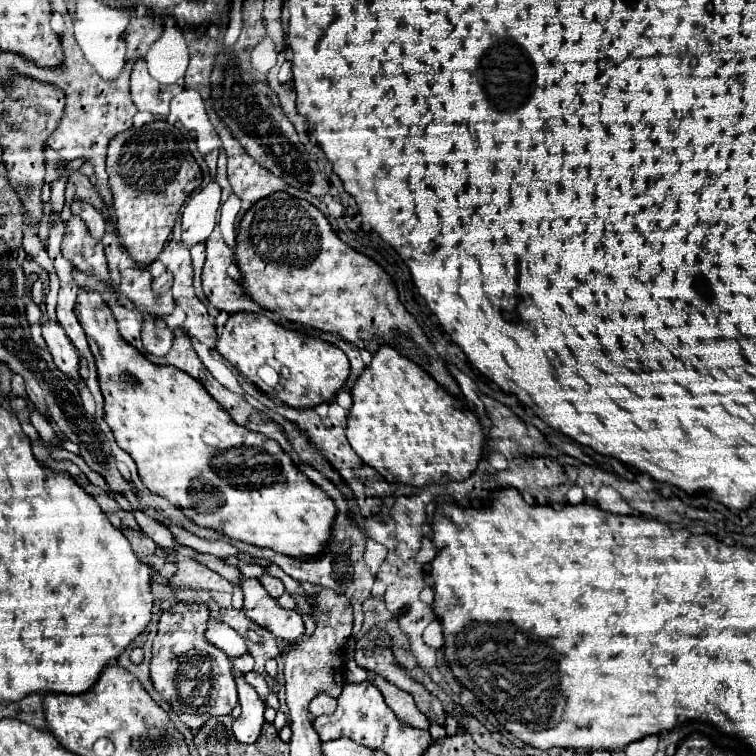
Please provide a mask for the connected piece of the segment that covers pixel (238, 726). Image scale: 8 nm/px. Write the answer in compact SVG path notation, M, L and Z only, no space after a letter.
M234 670L234 680L236 680L236 688L238 688L238 700L242 706L242 714L240 718L234 720L234 736L238 742L246 742L252 744L254 740L258 740L258 732L264 724L264 702L258 698L256 690L244 680L244 674Z

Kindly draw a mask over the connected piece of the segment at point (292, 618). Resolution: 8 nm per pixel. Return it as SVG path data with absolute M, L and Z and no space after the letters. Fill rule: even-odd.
M240 576L240 586L244 592L244 612L254 624L270 630L286 644L296 644L302 638L304 620L298 612L280 608L256 578Z

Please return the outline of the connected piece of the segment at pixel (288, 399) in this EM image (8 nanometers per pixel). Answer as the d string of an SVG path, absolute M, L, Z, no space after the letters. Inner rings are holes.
M236 312L228 318L224 332L216 342L216 350L232 366L236 366L242 376L246 376L258 388L268 391L272 398L278 398L280 402L284 402L290 408L314 408L322 402L332 402L332 398L342 390L342 386L350 374L350 362L338 346L332 346L320 338L310 338L302 332L288 330L288 328L272 322L268 316L250 316L246 312Z

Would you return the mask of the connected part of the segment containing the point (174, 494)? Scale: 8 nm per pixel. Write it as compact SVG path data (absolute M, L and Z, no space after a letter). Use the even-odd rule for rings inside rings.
M82 290L78 294L76 316L96 358L98 382L104 394L104 418L112 428L118 446L134 458L138 474L150 492L168 498L198 526L214 528L226 538L270 548L292 558L318 556L326 550L338 512L336 504L298 470L276 440L238 426L192 376L182 374L178 368L148 362L120 336L116 318L98 292Z

